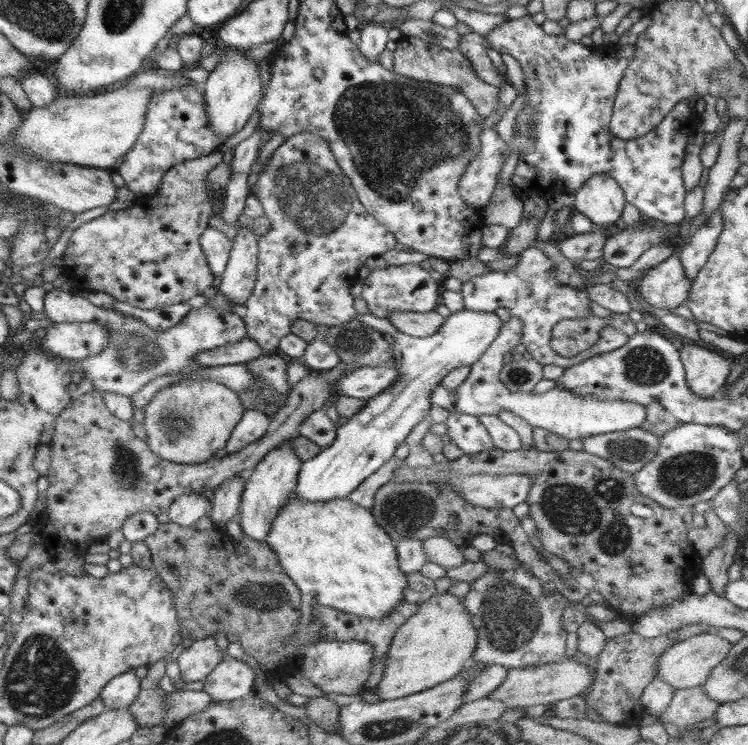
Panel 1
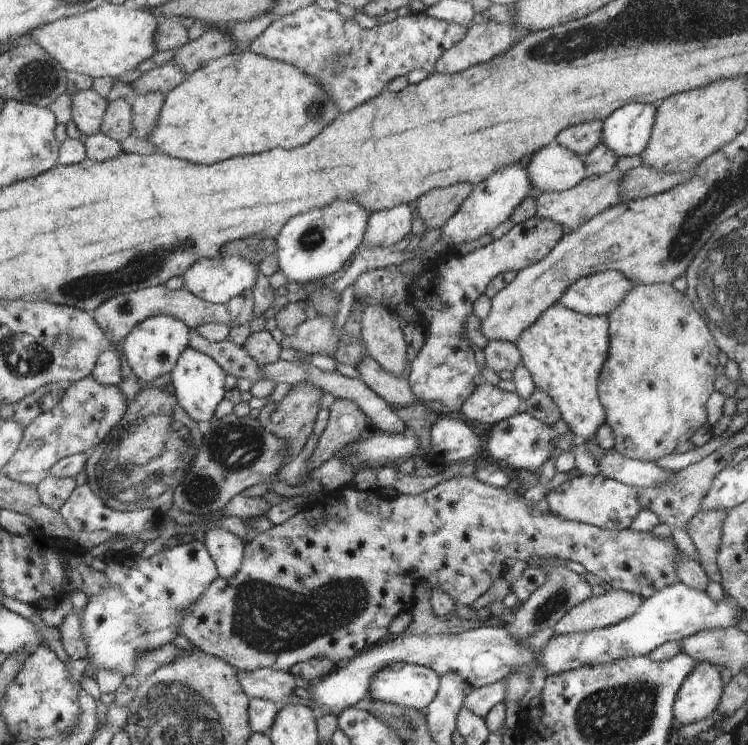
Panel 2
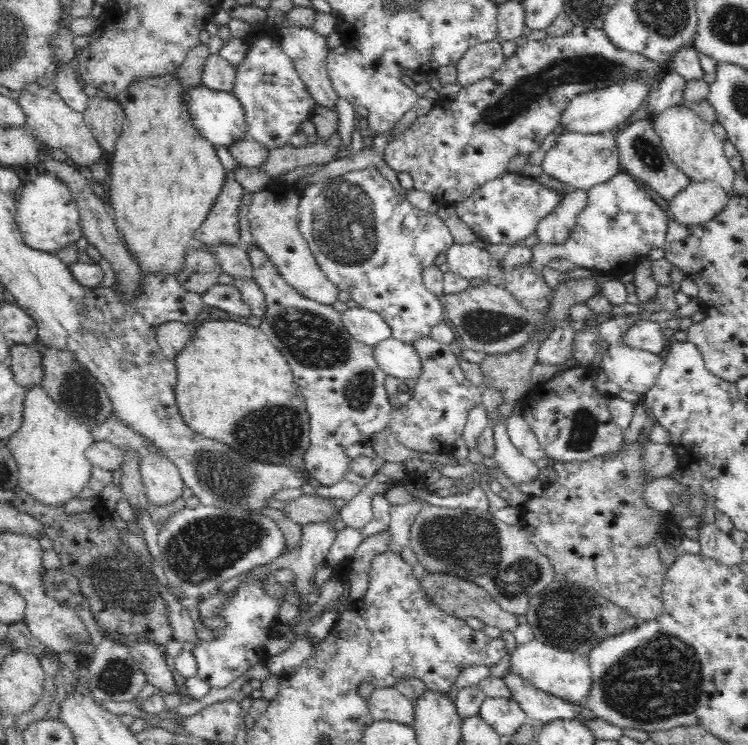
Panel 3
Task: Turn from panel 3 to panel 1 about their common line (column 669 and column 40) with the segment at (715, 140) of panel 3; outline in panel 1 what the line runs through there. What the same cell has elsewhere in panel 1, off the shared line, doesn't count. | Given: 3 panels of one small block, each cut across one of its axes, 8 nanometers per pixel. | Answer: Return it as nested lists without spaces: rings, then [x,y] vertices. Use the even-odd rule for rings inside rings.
[[[129,82],[125,88],[107,94],[59,96],[49,106],[33,108],[25,114],[25,120],[15,134],[15,144],[17,148],[47,160],[109,170],[139,140],[149,104],[157,94],[159,90]]]

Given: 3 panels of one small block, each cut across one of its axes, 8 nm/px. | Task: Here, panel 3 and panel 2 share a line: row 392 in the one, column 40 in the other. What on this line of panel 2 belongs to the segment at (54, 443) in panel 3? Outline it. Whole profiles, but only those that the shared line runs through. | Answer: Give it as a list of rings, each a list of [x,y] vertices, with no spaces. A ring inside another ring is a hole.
[[[105,2],[99,8],[81,12],[79,16],[61,18],[51,24],[39,26],[27,36],[29,42],[47,50],[47,54],[51,54],[51,58],[55,58],[57,64],[71,74],[85,74],[89,78],[119,78],[125,70],[133,70],[143,60],[155,54],[153,34],[157,28],[159,22],[151,12],[137,10],[131,4],[113,6]]]

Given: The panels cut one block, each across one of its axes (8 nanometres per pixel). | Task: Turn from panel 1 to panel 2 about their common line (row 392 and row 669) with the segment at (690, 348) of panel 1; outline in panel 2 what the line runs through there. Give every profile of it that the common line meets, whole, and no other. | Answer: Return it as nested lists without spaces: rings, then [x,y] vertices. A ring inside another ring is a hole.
[[[697,664],[675,696],[673,718],[683,726],[703,720],[719,708],[721,694],[723,686],[719,668],[711,664]]]

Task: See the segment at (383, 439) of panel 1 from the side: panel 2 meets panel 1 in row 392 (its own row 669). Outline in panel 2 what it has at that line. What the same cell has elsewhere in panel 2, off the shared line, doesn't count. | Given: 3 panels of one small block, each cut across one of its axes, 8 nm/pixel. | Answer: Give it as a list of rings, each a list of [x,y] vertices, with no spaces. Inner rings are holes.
[[[391,664],[385,666],[369,682],[369,700],[393,704],[405,710],[425,712],[437,698],[439,678],[431,668],[417,664]]]

